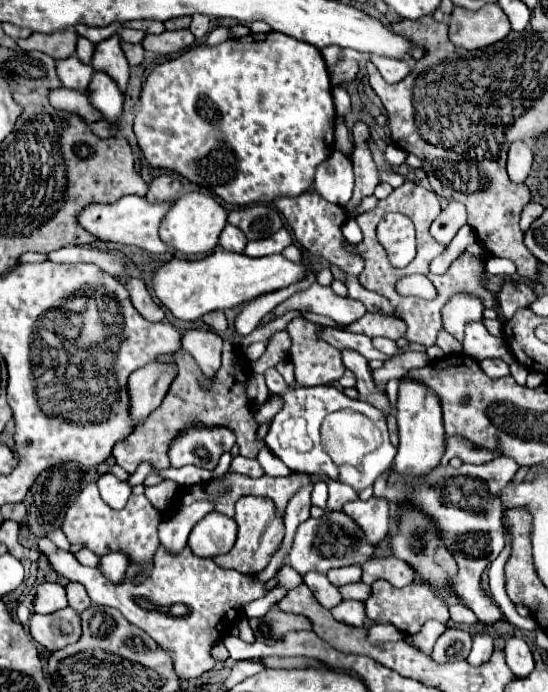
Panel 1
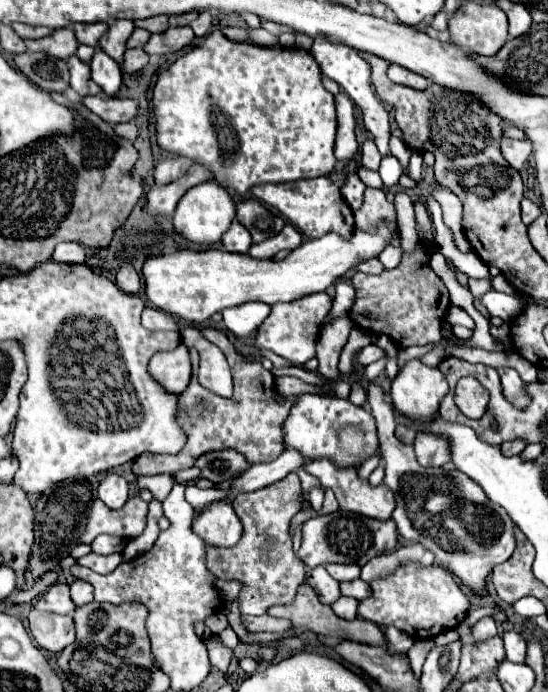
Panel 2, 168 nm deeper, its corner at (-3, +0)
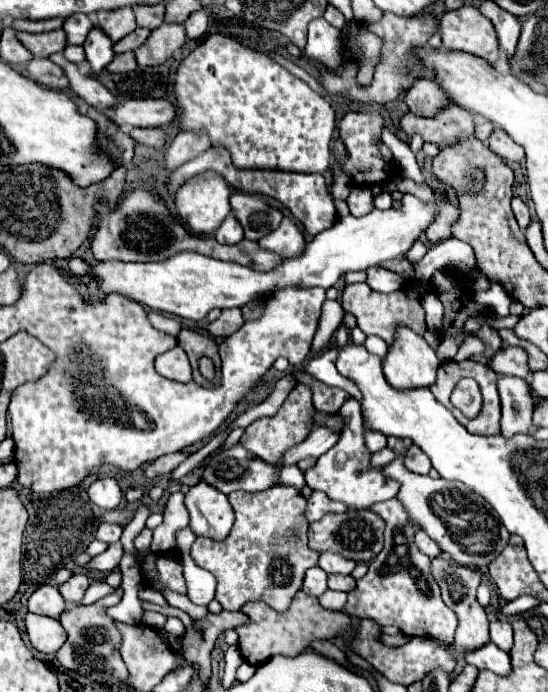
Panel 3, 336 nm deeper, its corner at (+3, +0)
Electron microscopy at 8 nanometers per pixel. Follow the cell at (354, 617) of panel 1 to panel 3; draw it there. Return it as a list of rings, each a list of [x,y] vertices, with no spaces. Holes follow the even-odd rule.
[[[325,590],[319,596],[319,602],[327,610],[343,610],[343,606],[347,602],[347,594],[345,592],[335,592],[335,590]]]

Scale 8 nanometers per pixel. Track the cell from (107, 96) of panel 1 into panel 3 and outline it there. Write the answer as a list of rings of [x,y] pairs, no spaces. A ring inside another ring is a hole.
[[[97,24],[89,32],[83,48],[85,48],[87,60],[89,60],[91,68],[93,68],[93,72],[101,72],[113,60],[113,56],[115,56],[113,54],[113,42],[111,42],[111,38]]]

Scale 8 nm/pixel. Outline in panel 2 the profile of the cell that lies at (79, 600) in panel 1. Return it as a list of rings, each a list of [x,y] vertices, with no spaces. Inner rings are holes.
[[[75,580],[71,584],[71,600],[75,602],[75,606],[85,606],[93,602],[93,586],[89,582]]]

